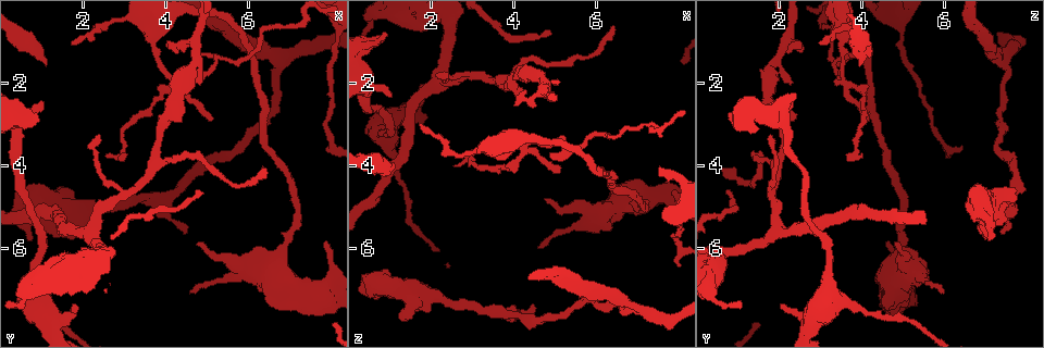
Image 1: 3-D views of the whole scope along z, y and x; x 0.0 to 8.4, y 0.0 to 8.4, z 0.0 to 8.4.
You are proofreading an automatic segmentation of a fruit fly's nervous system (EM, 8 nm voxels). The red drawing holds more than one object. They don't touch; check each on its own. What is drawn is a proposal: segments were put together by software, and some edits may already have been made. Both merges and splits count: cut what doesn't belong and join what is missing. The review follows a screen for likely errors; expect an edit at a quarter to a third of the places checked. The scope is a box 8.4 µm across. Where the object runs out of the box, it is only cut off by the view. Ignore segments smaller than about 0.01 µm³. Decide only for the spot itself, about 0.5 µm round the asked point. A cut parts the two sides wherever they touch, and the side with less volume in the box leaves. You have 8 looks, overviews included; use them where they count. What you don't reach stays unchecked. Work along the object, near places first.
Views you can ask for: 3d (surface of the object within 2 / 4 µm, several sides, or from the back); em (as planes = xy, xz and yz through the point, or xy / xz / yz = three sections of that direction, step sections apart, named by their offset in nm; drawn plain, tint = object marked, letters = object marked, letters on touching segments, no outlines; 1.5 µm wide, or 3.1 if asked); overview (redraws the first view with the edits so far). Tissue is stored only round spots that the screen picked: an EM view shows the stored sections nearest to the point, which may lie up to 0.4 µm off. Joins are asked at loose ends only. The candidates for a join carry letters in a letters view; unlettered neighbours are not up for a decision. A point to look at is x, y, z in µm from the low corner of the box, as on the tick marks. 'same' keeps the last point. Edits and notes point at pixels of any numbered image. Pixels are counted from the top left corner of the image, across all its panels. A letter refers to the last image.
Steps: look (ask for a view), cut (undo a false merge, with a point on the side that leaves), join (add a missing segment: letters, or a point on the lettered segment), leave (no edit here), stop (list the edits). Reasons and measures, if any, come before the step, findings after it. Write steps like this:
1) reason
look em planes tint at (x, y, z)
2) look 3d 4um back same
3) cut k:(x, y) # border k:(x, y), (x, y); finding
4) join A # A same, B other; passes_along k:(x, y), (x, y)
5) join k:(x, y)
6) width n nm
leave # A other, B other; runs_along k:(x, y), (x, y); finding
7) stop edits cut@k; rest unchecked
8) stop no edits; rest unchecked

looks like a crossing
look em yz step 4 plain at (4.15, 1.90, 3.55)

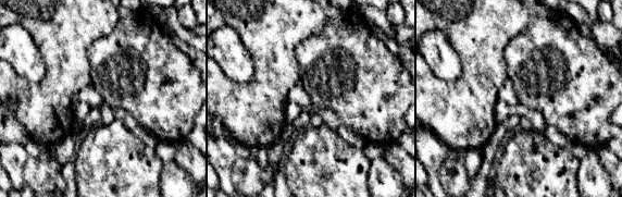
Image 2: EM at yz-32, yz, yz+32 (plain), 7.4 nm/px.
look em yz step 4 letters same

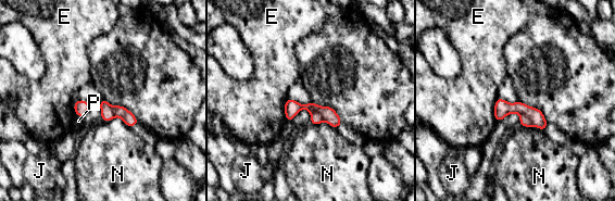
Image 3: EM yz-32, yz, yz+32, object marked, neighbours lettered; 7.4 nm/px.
width 90 nm
cut 3:(502, 108) # E other, J other, N other, P other; part_leaving 3:(287, 104), (317, 108), (336, 124); two neurons meet here

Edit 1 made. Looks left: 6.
redraw
look overview

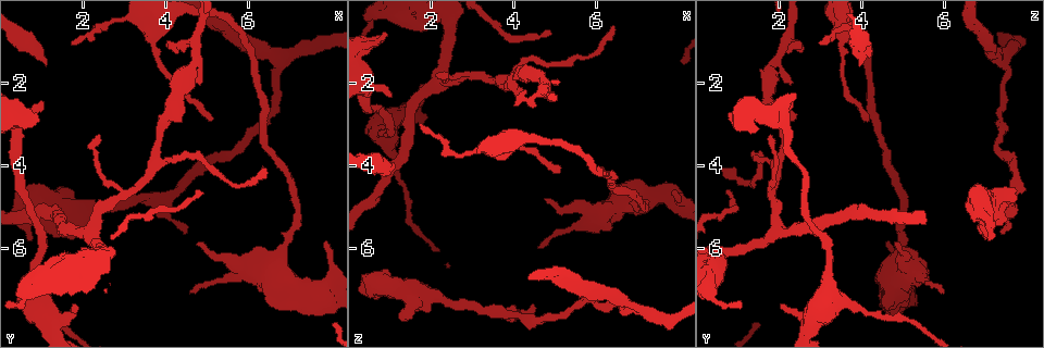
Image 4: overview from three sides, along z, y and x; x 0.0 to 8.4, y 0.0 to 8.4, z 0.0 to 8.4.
branch stops here
look em planes letters at (1.10, 1.60, 3.95)

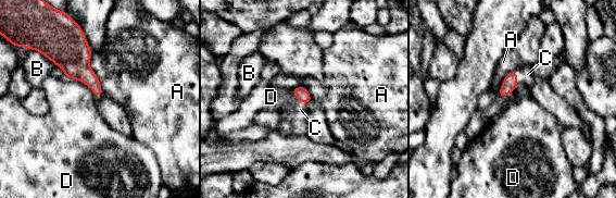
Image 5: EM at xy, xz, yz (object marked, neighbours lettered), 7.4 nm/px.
join C # A other, B other, C same, D other; passes_along 5:(510, 83), (517, 77), (524, 75); it goes on there

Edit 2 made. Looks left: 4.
see it whole again
look overview

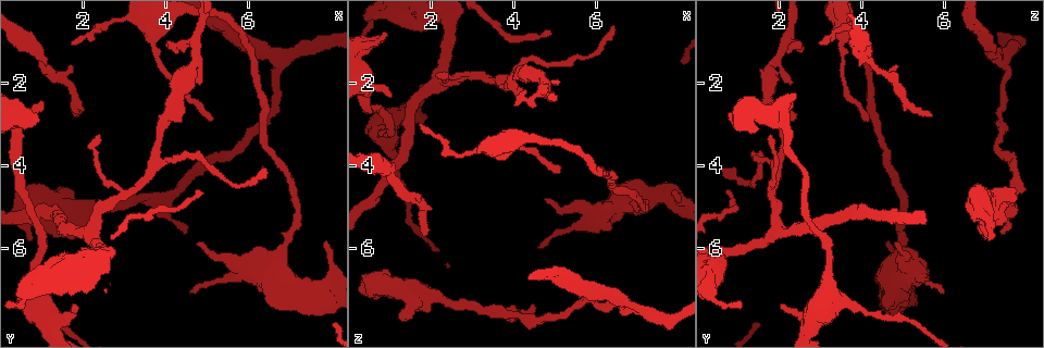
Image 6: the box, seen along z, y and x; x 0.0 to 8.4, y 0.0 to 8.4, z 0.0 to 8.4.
a narrow waist
look em yz step 4 tint at (6.55, 2.80, 7.35)

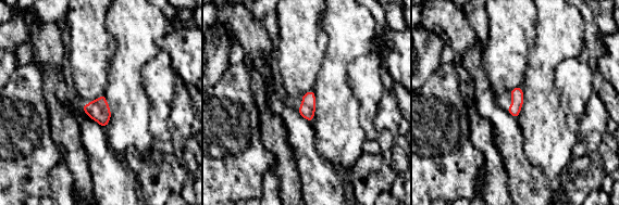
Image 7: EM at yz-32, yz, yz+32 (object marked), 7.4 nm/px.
another direction
look em planes letters same

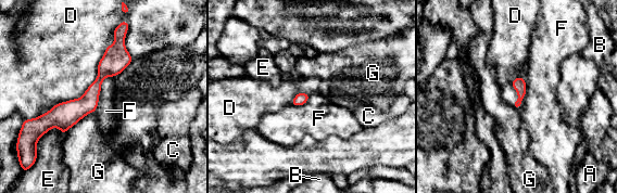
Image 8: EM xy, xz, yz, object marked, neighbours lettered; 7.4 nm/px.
leave # A other, B other, C other, D other, E other, F other, G other; continuous, no second neuron

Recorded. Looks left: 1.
stop edits cut@3, join@5; rest unchecked

